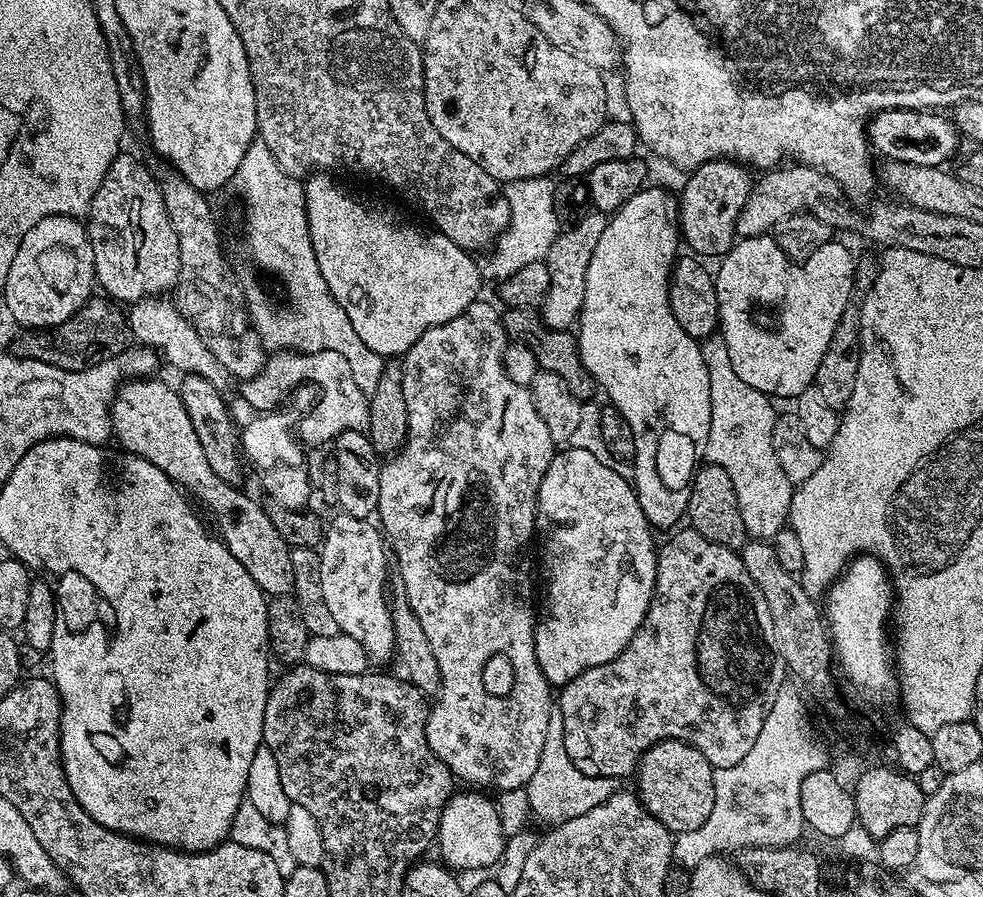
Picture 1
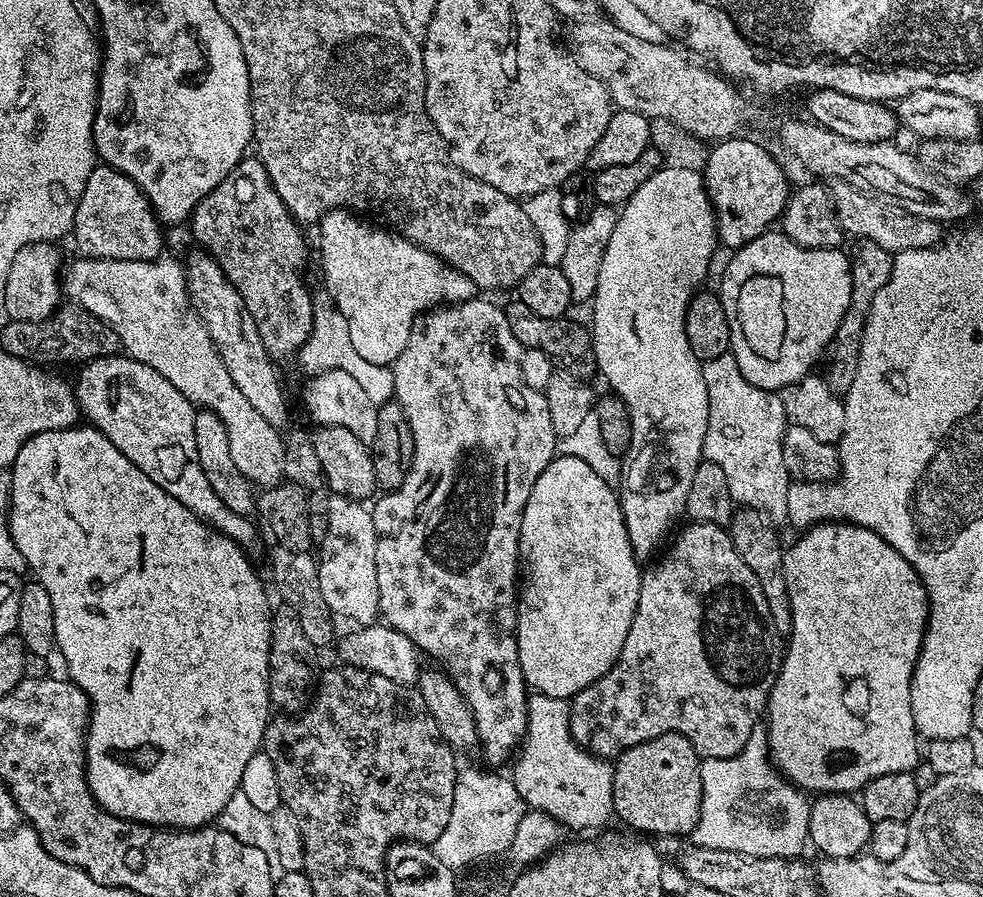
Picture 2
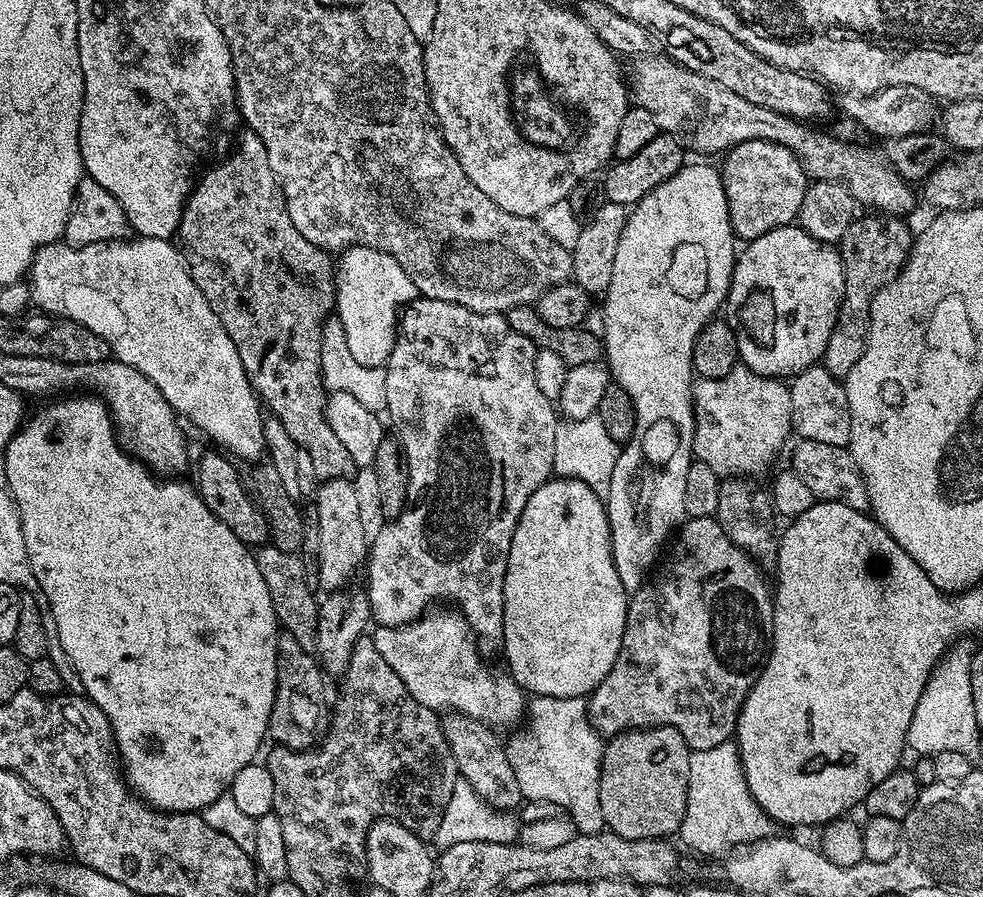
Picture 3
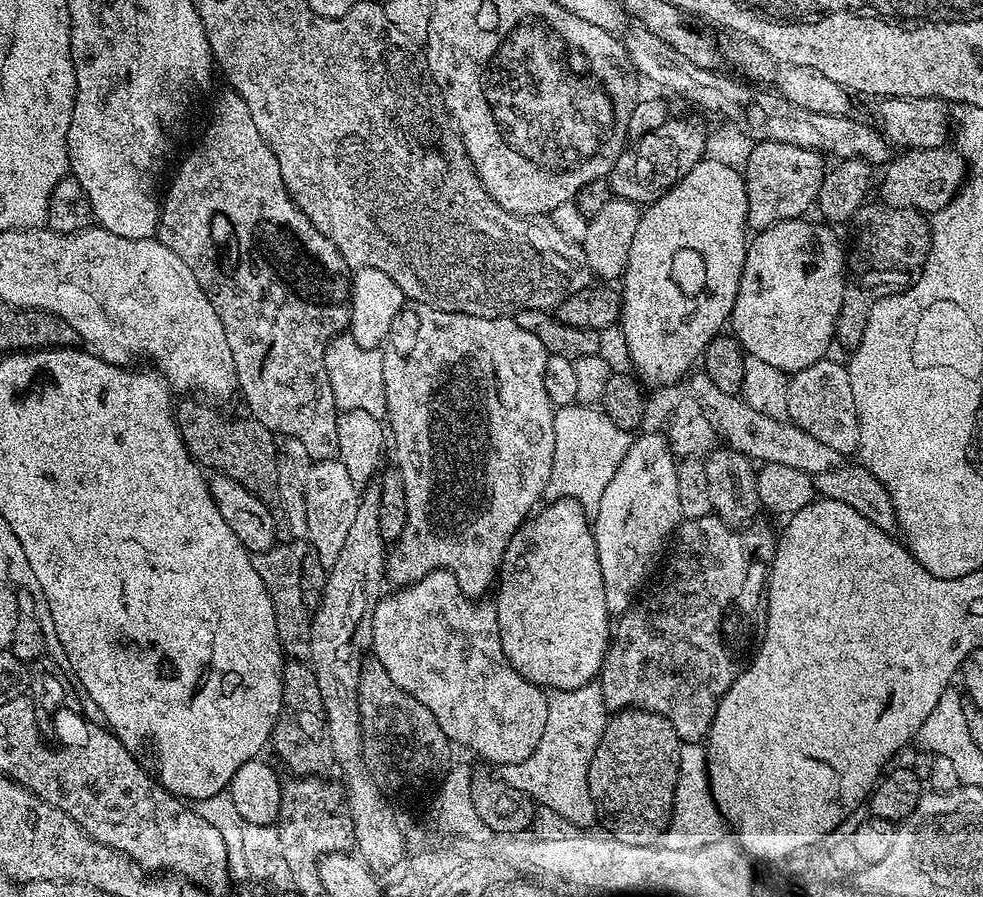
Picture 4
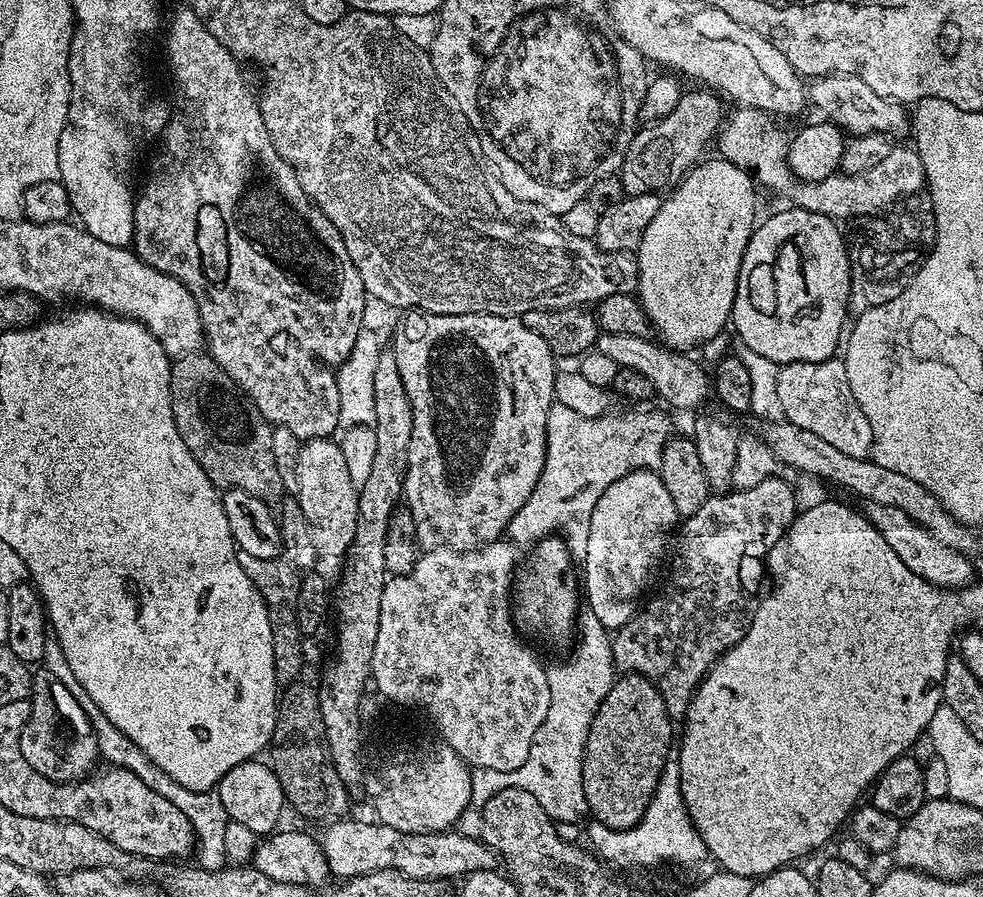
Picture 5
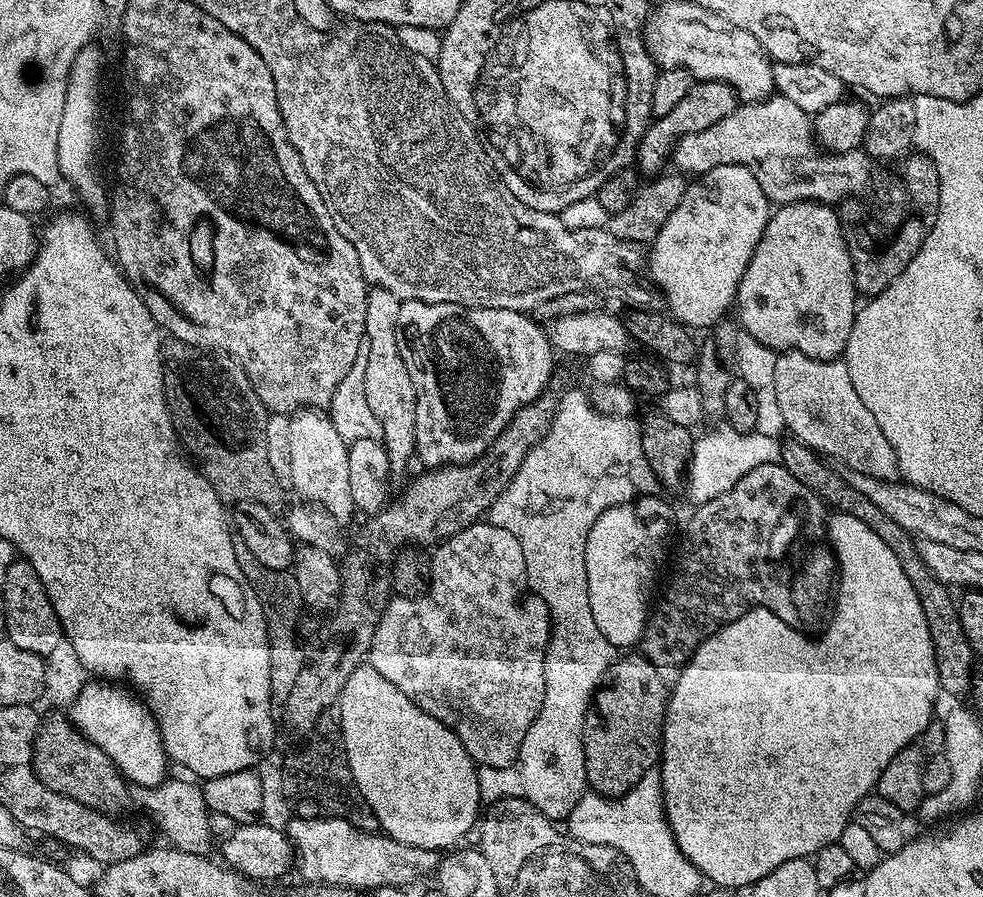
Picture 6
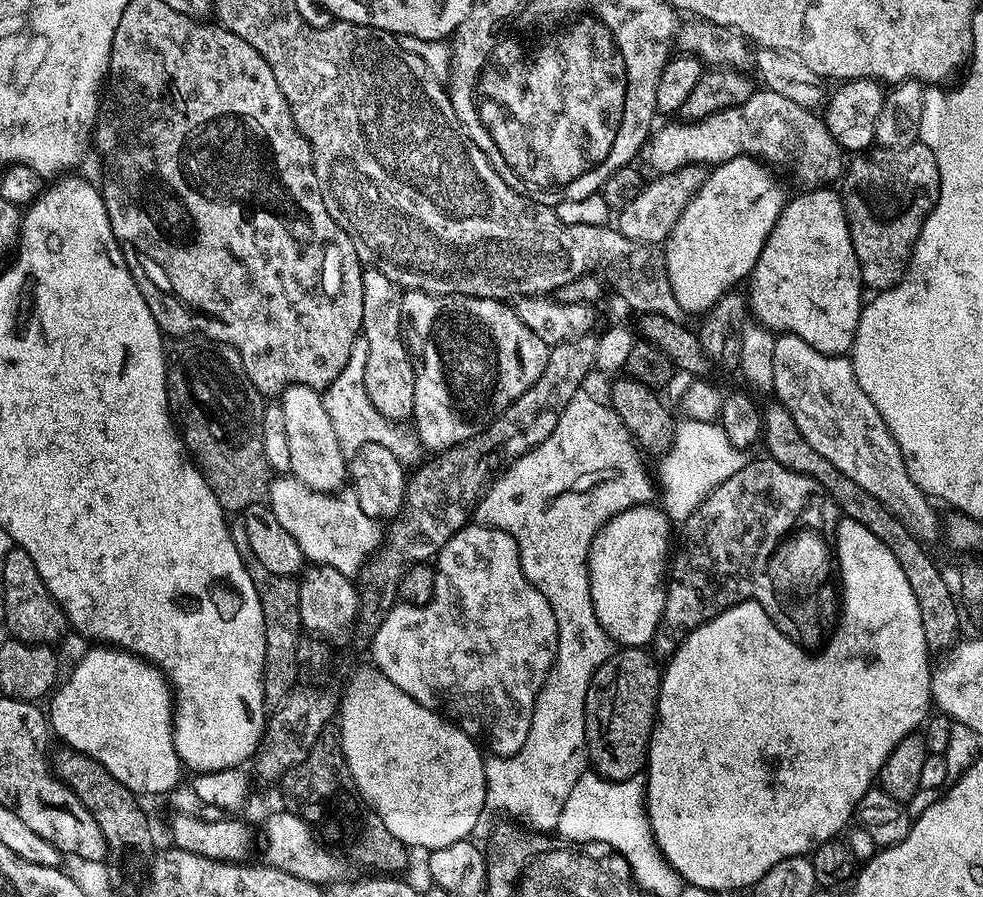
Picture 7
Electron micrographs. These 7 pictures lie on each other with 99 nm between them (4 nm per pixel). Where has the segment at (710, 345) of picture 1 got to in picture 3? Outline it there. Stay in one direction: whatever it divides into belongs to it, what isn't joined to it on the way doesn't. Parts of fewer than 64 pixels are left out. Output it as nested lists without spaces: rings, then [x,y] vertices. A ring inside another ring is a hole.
[[[742,363],[733,366],[725,377],[697,379],[692,386],[692,404],[696,407],[692,455],[706,462],[710,470],[723,473],[725,477],[756,478],[759,472],[766,471],[775,462],[780,447],[787,442],[792,432],[789,385],[775,376],[758,374]]]

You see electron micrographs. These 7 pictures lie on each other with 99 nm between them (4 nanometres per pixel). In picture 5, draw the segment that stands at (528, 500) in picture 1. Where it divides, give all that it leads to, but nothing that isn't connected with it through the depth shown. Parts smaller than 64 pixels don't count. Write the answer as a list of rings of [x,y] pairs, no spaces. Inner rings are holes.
[[[408,310],[403,313],[404,316],[400,320],[400,325],[396,328],[396,333],[392,336],[392,344],[390,350],[394,354],[394,358],[398,364],[398,374],[402,378],[402,386],[406,390],[406,398],[410,400],[410,410],[412,411],[412,429],[410,430],[410,454],[408,455],[408,465],[406,466],[406,474],[404,475],[404,495],[403,503],[410,510],[410,514],[414,514],[414,530],[416,531],[416,540],[420,543],[421,549],[428,548],[452,548],[453,553],[458,552],[475,552],[478,548],[485,548],[490,542],[501,539],[507,533],[508,523],[514,518],[514,514],[518,510],[522,510],[522,506],[526,502],[526,498],[530,498],[530,494],[534,490],[534,486],[538,486],[538,478],[544,469],[544,459],[546,458],[546,446],[548,445],[548,415],[554,403],[553,396],[555,394],[555,378],[558,373],[557,361],[554,359],[550,346],[546,346],[546,342],[542,342],[542,338],[538,338],[538,334],[534,334],[534,330],[526,330],[523,319],[514,316],[495,316],[494,314],[434,314],[433,312],[421,312],[419,310]]]

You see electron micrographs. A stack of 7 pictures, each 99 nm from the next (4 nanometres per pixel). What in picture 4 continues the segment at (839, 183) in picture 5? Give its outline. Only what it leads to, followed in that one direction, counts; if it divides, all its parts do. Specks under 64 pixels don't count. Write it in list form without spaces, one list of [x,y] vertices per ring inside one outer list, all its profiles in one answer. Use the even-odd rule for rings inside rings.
[[[948,146],[901,151],[883,172],[879,199],[889,208],[916,208],[925,214],[934,214],[946,207],[964,187],[966,179],[963,156]]]

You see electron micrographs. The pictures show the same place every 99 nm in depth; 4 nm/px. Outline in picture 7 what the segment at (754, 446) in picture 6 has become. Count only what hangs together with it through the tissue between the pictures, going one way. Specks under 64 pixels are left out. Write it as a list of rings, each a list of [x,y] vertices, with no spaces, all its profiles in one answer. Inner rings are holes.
[[[689,418],[682,419],[680,425],[675,425],[667,445],[668,453],[660,464],[660,484],[658,480],[658,500],[669,521],[683,522],[711,494],[714,489],[730,474],[739,470],[745,463],[746,456],[727,441],[719,423],[700,422]]]

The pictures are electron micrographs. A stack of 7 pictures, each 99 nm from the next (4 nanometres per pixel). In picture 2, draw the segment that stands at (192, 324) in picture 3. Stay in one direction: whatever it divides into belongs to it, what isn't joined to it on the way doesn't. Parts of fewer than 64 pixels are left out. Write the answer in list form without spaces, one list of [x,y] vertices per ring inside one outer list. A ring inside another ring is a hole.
[[[168,254],[154,260],[94,260],[91,258],[76,258],[72,265],[65,267],[62,272],[62,292],[68,296],[73,305],[85,308],[90,314],[106,322],[109,328],[118,334],[120,347],[127,355],[138,362],[146,362],[146,366],[154,366],[166,382],[178,386],[185,398],[193,406],[214,412],[216,417],[226,426],[226,438],[230,438],[230,458],[234,458],[238,470],[254,486],[261,489],[273,488],[285,479],[284,458],[281,445],[276,445],[278,430],[246,402],[246,397],[238,386],[234,386],[234,378],[226,370],[222,358],[216,352],[214,342],[199,315],[192,308],[188,296],[185,265],[179,260],[171,260]]]

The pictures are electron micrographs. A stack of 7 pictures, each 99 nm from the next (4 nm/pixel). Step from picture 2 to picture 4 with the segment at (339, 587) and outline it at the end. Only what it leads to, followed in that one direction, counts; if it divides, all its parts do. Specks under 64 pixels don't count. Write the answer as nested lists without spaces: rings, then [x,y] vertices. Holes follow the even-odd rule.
[[[339,458],[335,460],[318,460],[312,464],[309,477],[304,481],[304,497],[306,498],[307,543],[316,547],[316,556],[320,559],[321,569],[334,566],[338,554],[342,554],[342,546],[346,542],[346,534],[350,534],[350,525],[354,523],[354,514],[358,514],[358,506],[362,492],[350,478],[350,470]]]

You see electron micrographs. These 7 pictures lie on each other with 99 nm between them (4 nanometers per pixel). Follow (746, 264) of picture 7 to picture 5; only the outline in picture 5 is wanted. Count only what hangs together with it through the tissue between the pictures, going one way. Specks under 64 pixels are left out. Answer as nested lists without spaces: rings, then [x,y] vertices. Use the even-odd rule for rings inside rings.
[[[719,158],[707,160],[705,159],[703,162],[697,164],[695,168],[689,170],[684,175],[683,180],[663,197],[658,214],[654,214],[654,218],[650,218],[650,226],[646,226],[646,234],[642,234],[640,247],[634,253],[636,258],[638,299],[641,306],[646,310],[648,320],[652,323],[653,333],[655,333],[659,343],[663,344],[664,347],[682,353],[692,350],[688,348],[696,348],[699,344],[704,344],[707,340],[714,339],[724,327],[726,329],[729,327],[734,298],[736,297],[736,283],[738,282],[738,274],[742,266],[742,258],[746,254],[746,246],[752,237],[752,229],[758,223],[758,215],[756,216],[756,192],[758,193],[758,188],[752,177],[738,166],[731,164],[728,160]]]

